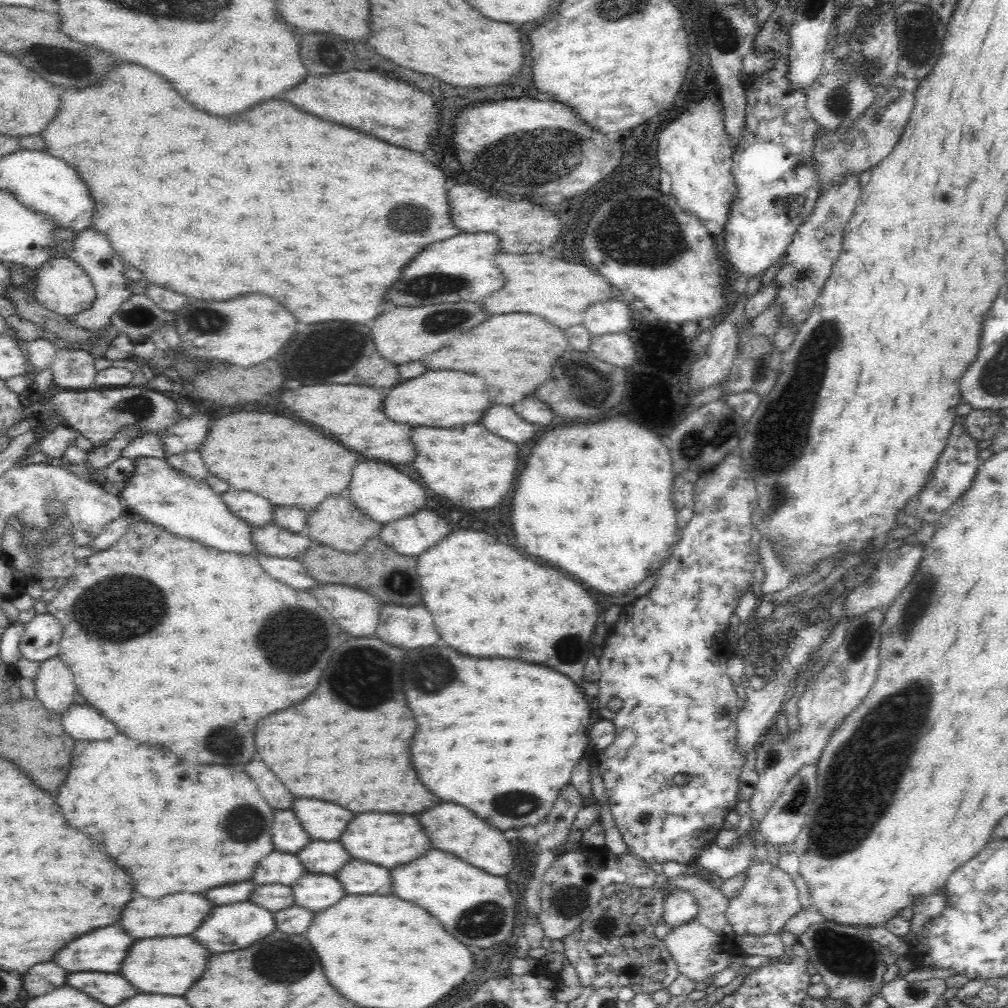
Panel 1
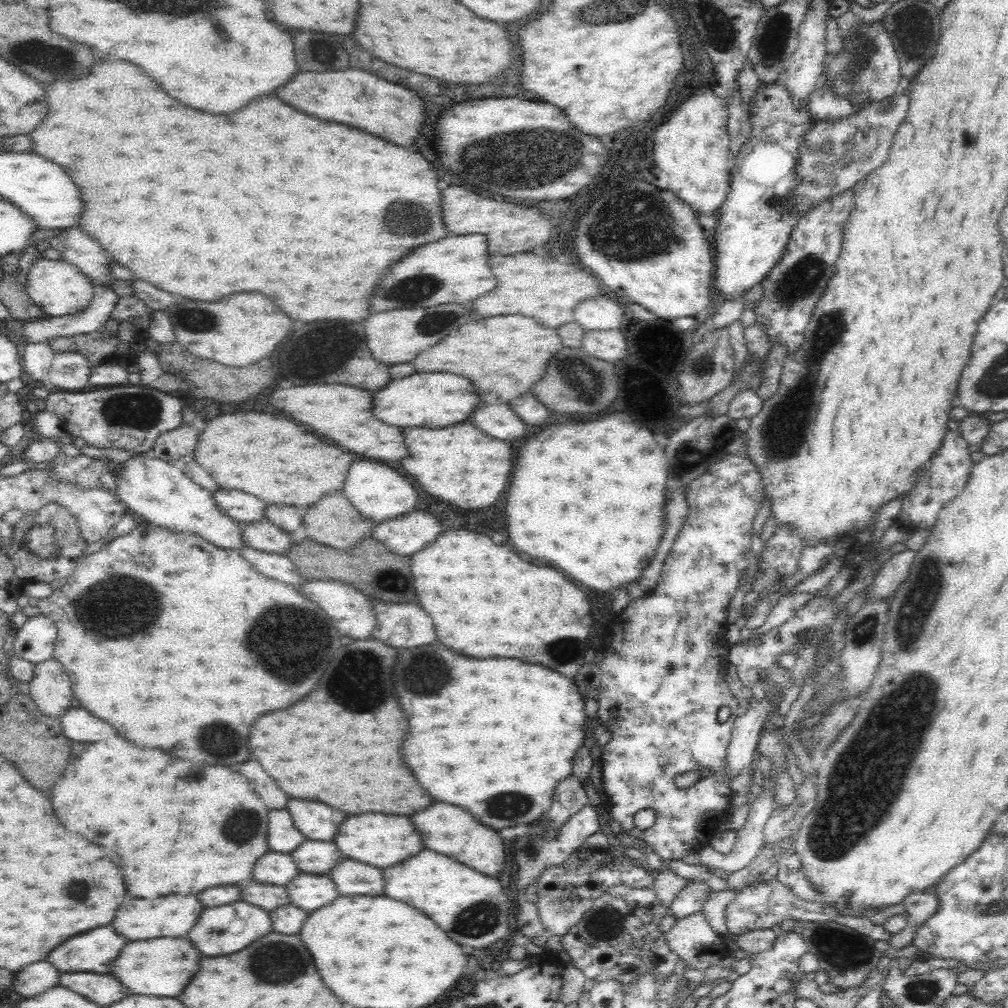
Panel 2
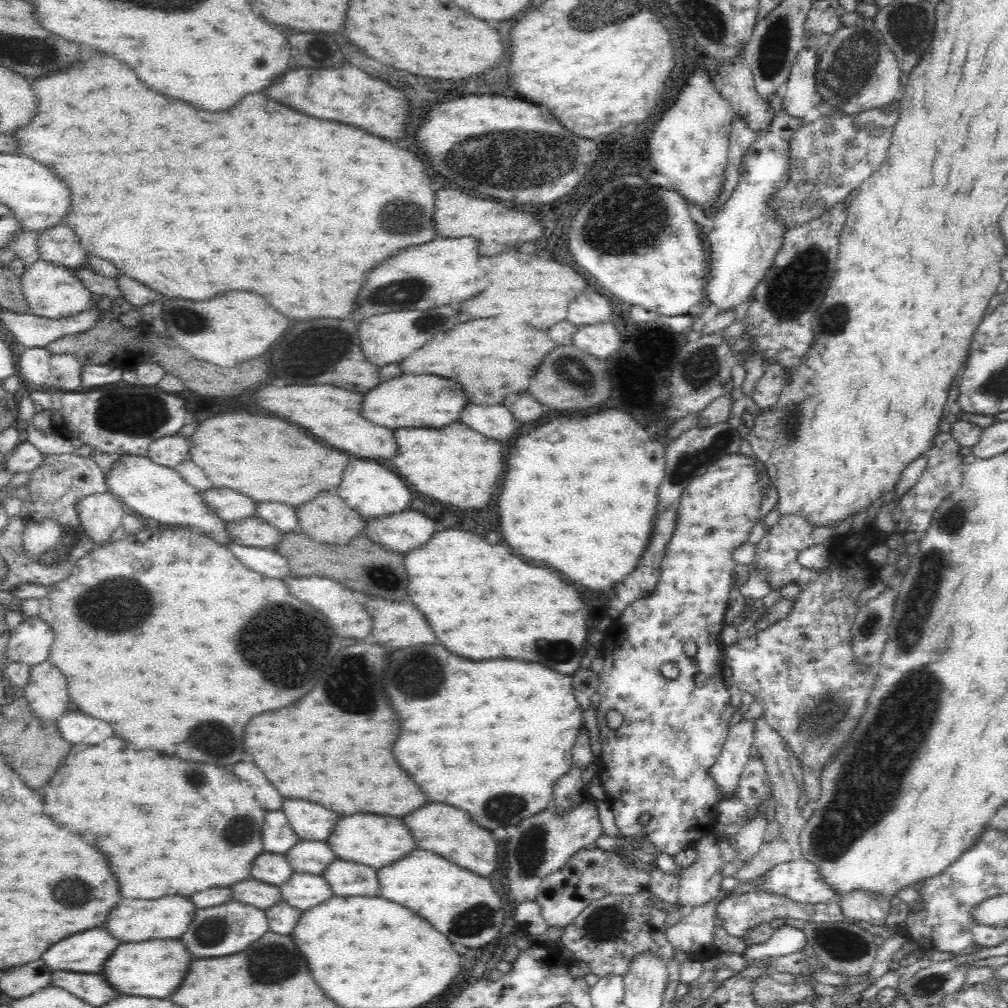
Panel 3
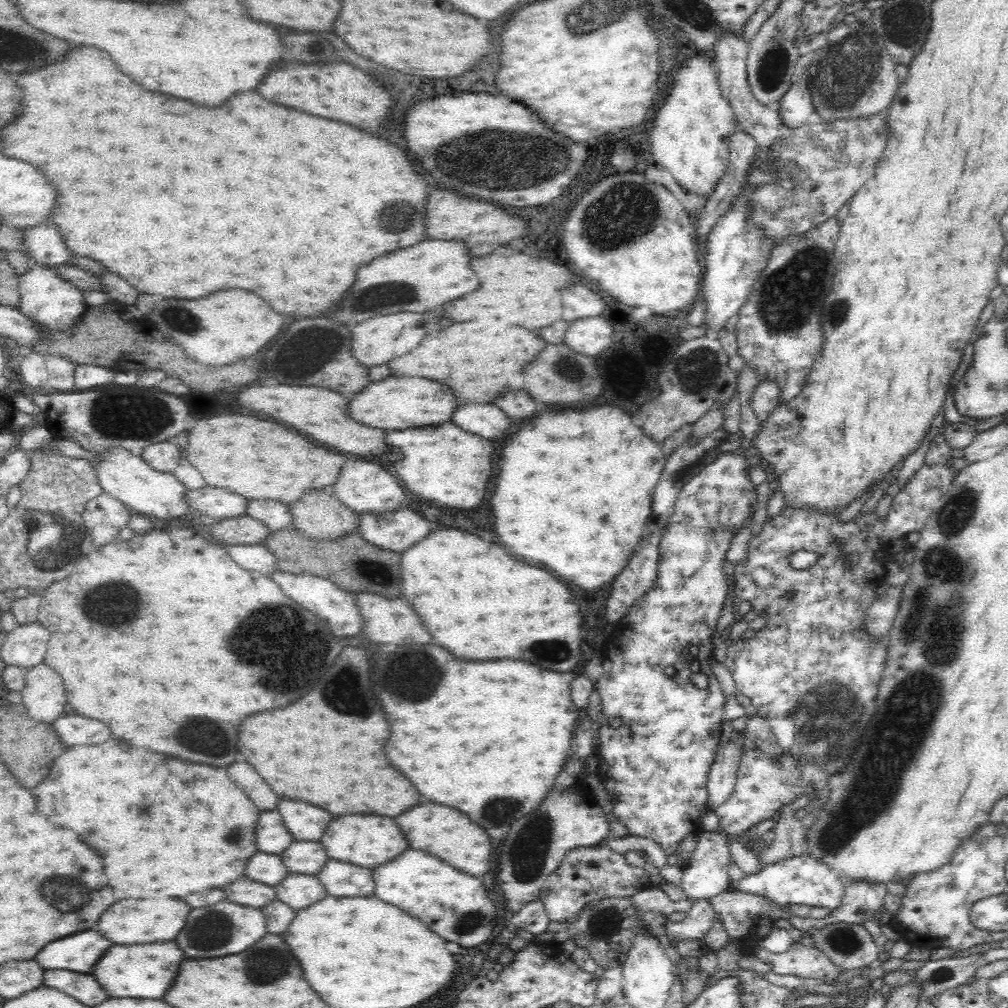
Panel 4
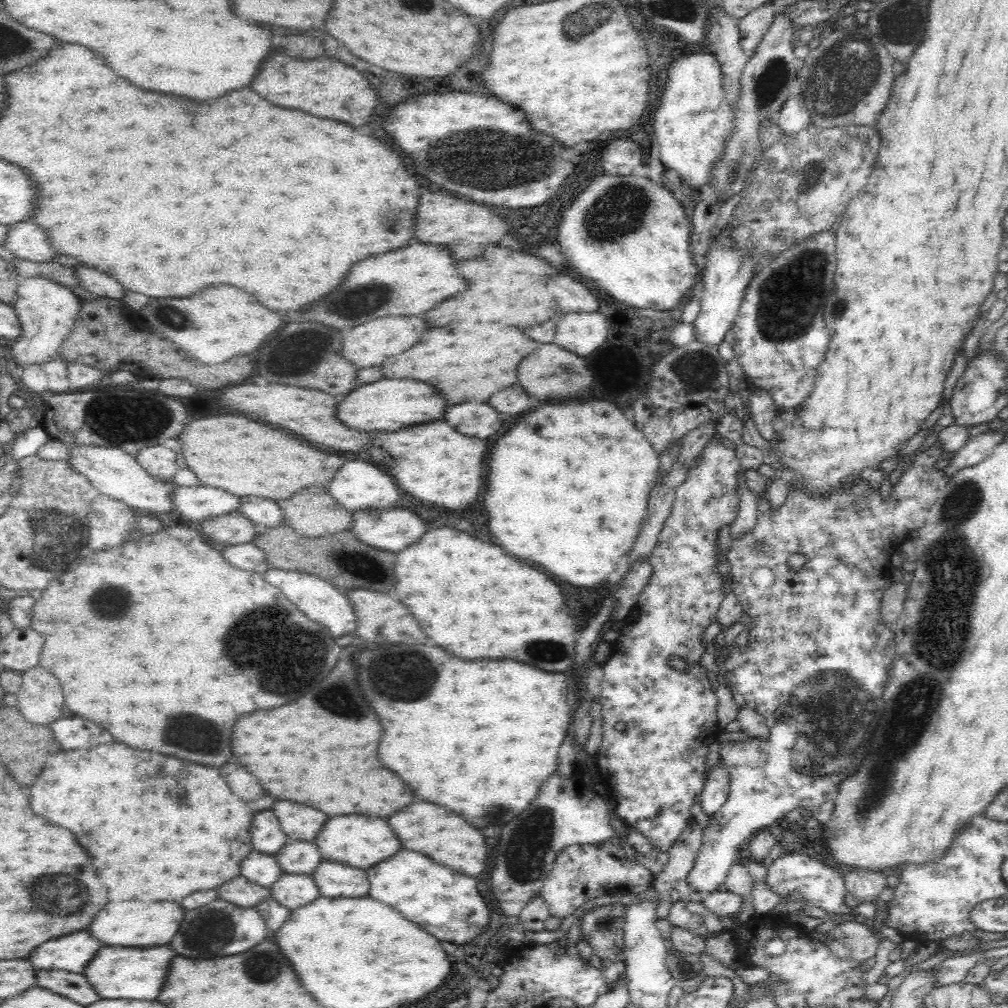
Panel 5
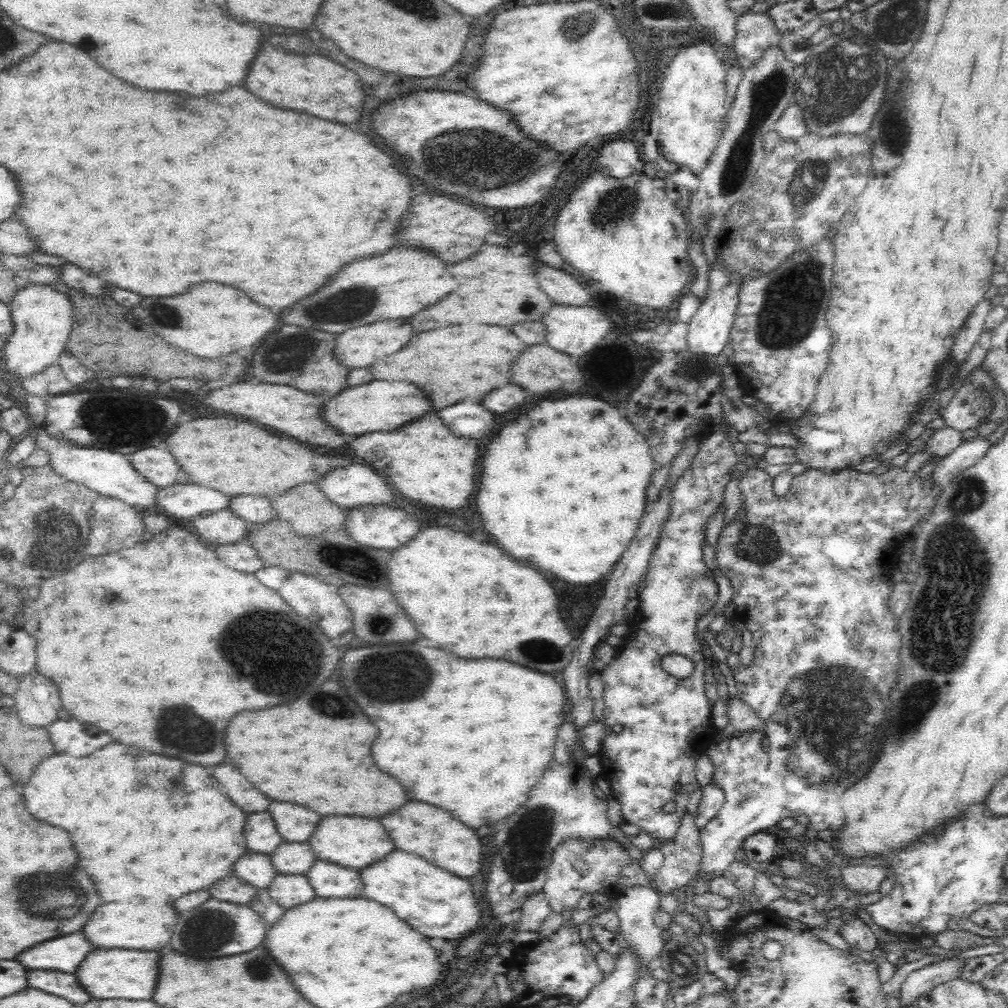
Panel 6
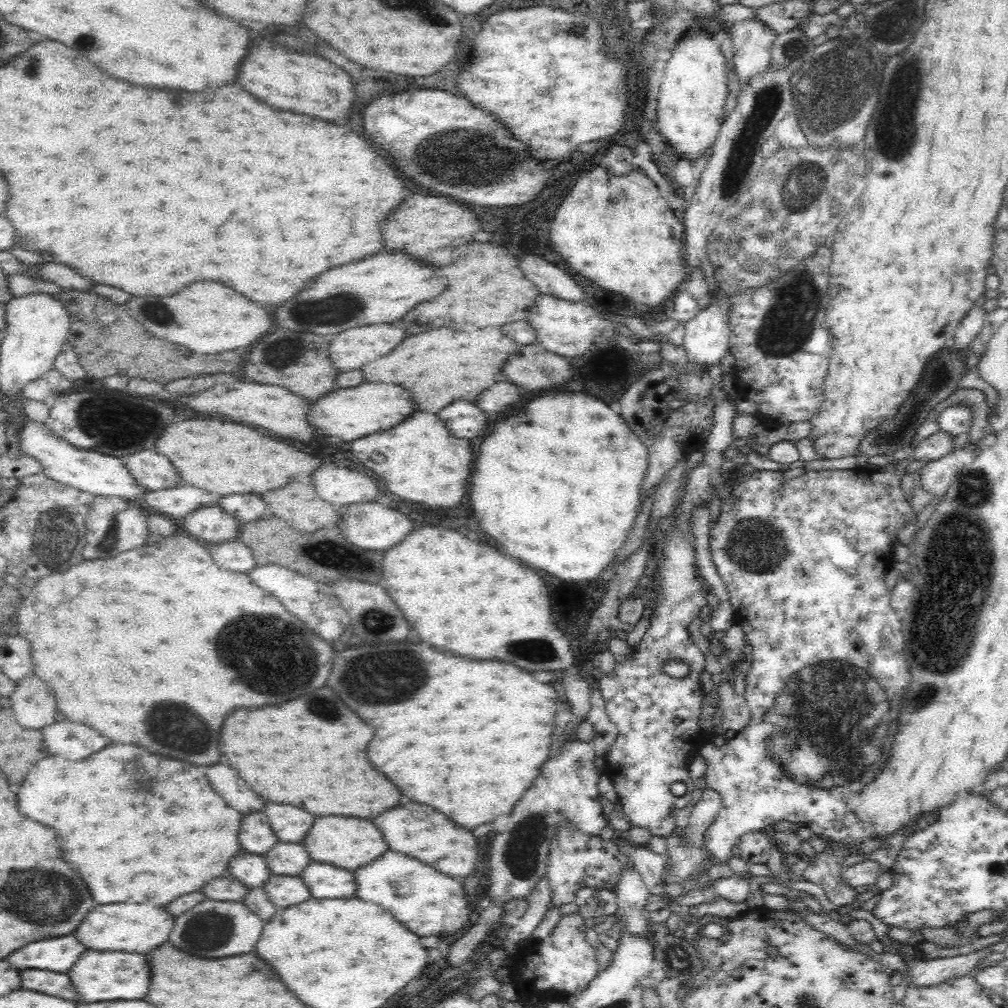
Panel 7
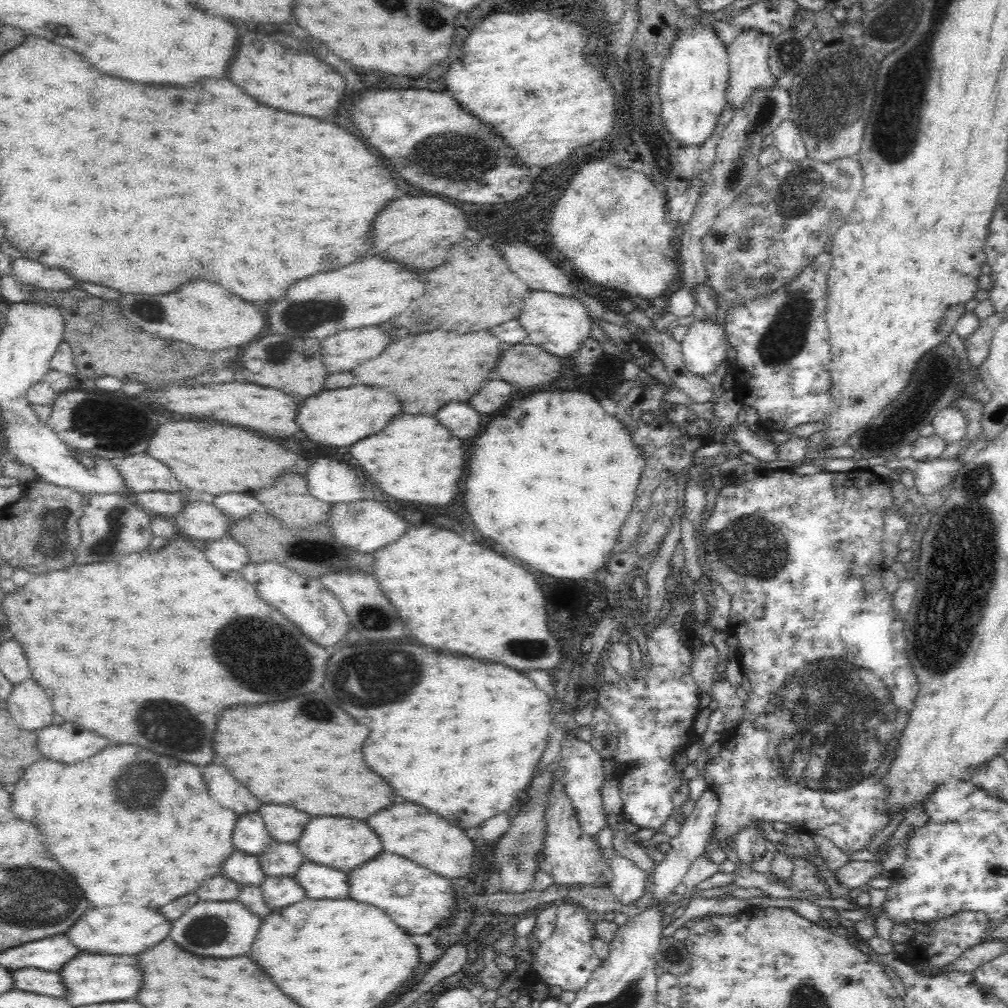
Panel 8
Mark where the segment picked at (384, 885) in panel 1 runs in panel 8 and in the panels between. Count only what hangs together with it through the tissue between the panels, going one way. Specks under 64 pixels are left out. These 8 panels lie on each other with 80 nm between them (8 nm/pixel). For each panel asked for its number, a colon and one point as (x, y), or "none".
2: (351, 877)
3: (346, 878)
4: (338, 878)
5: (333, 879)
6: (328, 880)
7: (323, 880)
8: (319, 882)

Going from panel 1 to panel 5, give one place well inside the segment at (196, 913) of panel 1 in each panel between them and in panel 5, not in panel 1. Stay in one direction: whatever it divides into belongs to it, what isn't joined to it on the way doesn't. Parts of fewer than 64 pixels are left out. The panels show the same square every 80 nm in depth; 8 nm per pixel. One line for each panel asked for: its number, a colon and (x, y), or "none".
2: (172, 916)
3: (130, 920)
4: (132, 921)
5: (119, 923)

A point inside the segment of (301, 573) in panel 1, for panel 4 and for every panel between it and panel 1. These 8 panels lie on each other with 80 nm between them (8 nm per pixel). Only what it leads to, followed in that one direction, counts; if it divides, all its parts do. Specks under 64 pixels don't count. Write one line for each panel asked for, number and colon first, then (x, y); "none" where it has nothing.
2: (279, 567)
3: (269, 563)
4: (254, 557)

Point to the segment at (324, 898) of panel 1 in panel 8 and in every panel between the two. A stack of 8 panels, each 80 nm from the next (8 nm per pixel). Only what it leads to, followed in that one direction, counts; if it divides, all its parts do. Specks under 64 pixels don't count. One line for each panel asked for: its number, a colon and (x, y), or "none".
2: (308, 892)
3: (303, 891)
4: (297, 891)
5: (290, 890)
6: (288, 890)
7: (282, 891)
8: (277, 892)

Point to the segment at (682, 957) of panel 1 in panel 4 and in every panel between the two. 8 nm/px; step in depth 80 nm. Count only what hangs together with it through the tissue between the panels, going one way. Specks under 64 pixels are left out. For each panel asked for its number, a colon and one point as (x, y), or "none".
2: (692, 938)
3: (693, 934)
4: (698, 920)

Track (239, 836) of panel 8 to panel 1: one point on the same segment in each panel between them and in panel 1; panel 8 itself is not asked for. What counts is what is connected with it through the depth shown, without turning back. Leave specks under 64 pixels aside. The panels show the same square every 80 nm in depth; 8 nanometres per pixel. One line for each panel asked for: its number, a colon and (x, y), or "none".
1: (287, 835)
2: (283, 837)
3: (277, 837)
4: (270, 835)
5: (266, 837)
6: (261, 835)
7: (256, 837)

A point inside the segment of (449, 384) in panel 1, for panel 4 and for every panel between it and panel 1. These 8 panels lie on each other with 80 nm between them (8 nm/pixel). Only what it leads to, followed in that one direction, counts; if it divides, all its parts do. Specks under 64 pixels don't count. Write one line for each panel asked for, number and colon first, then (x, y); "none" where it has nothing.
2: (437, 400)
3: (407, 401)
4: (411, 401)

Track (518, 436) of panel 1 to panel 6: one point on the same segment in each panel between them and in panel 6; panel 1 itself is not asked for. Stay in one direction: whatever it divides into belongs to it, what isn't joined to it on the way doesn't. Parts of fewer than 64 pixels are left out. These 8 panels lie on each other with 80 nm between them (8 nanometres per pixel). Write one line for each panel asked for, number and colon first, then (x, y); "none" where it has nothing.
2: (500, 422)
3: (495, 421)
4: (486, 420)
5: (479, 420)
6: (470, 420)

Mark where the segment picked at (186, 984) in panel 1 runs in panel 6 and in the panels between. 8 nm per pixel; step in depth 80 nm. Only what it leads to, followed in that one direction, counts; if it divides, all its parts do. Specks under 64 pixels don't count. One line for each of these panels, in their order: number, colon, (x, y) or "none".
2: (161, 967)
3: (155, 969)
4: (139, 972)
5: (131, 973)
6: (115, 974)

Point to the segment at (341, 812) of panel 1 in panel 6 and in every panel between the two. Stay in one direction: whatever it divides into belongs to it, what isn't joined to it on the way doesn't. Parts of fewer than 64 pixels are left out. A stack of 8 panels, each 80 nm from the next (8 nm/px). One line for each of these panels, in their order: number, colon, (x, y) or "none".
2: (314, 820)
3: (309, 821)
4: (304, 822)
5: (299, 823)
6: (295, 824)

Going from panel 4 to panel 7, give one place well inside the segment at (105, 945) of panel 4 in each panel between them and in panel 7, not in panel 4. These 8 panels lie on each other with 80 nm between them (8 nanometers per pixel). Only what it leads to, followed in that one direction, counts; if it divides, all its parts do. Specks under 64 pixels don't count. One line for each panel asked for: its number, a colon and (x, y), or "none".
5: (71, 953)
6: (64, 954)
7: (55, 954)

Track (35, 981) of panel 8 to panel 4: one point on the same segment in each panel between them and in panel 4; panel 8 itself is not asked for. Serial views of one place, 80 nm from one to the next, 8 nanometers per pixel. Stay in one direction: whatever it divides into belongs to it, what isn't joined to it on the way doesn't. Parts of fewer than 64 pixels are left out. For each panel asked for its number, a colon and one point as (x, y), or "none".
4: (83, 987)
5: (74, 986)
6: (66, 986)
7: (51, 983)

